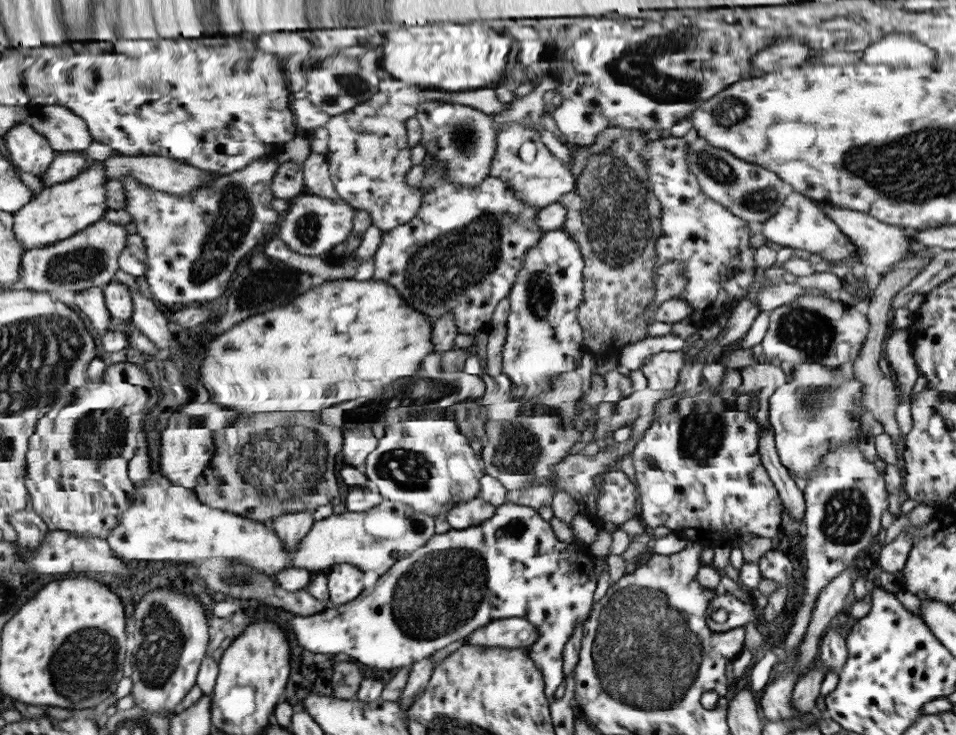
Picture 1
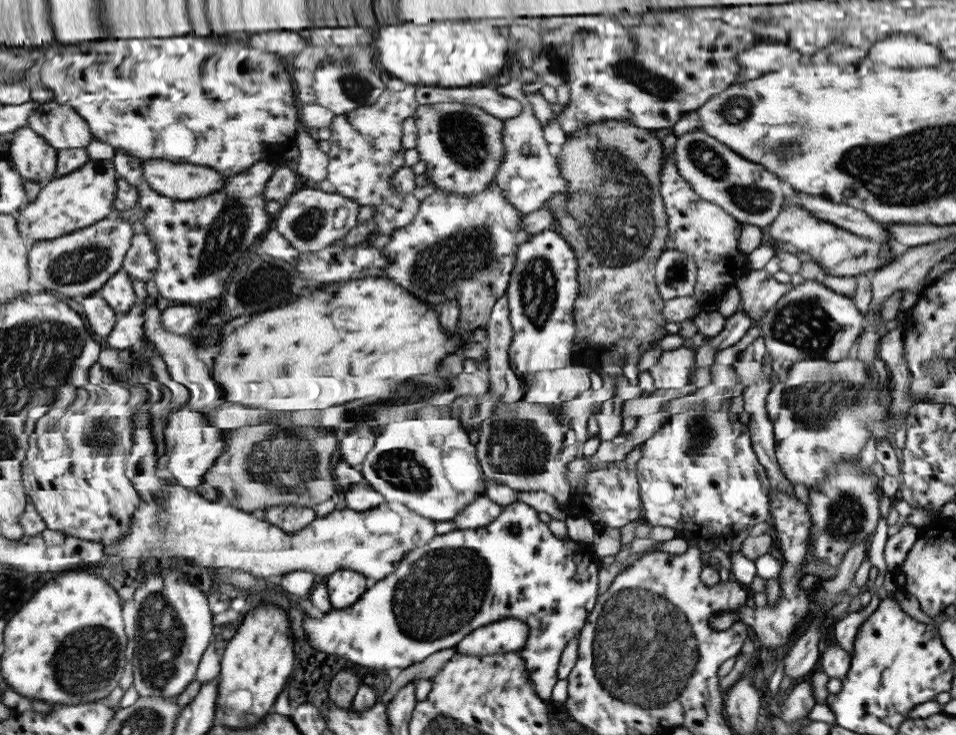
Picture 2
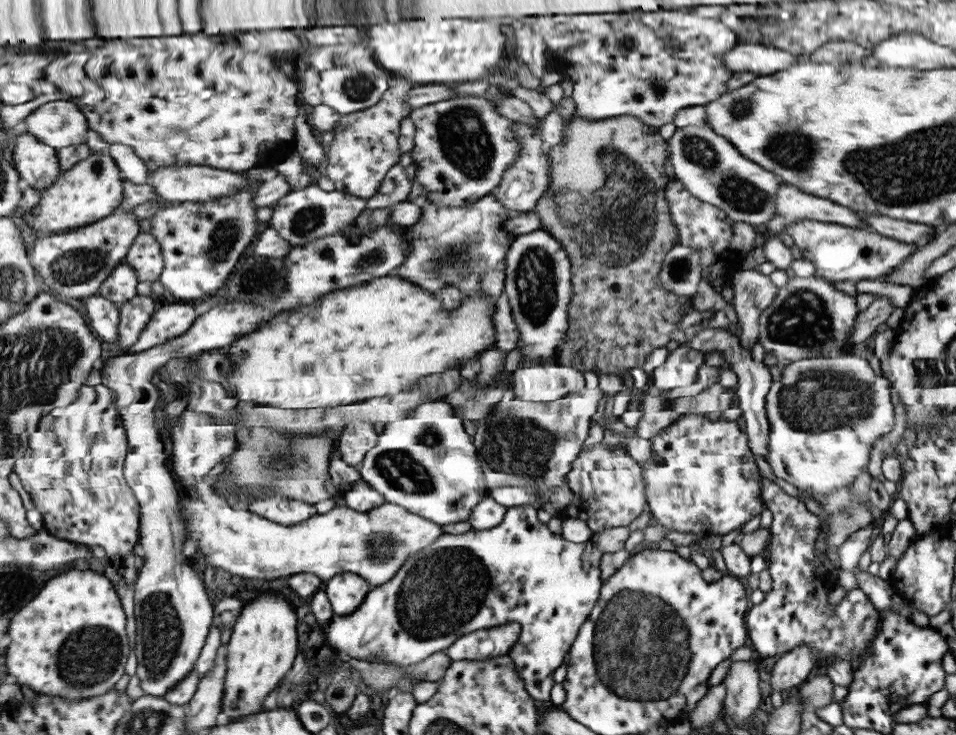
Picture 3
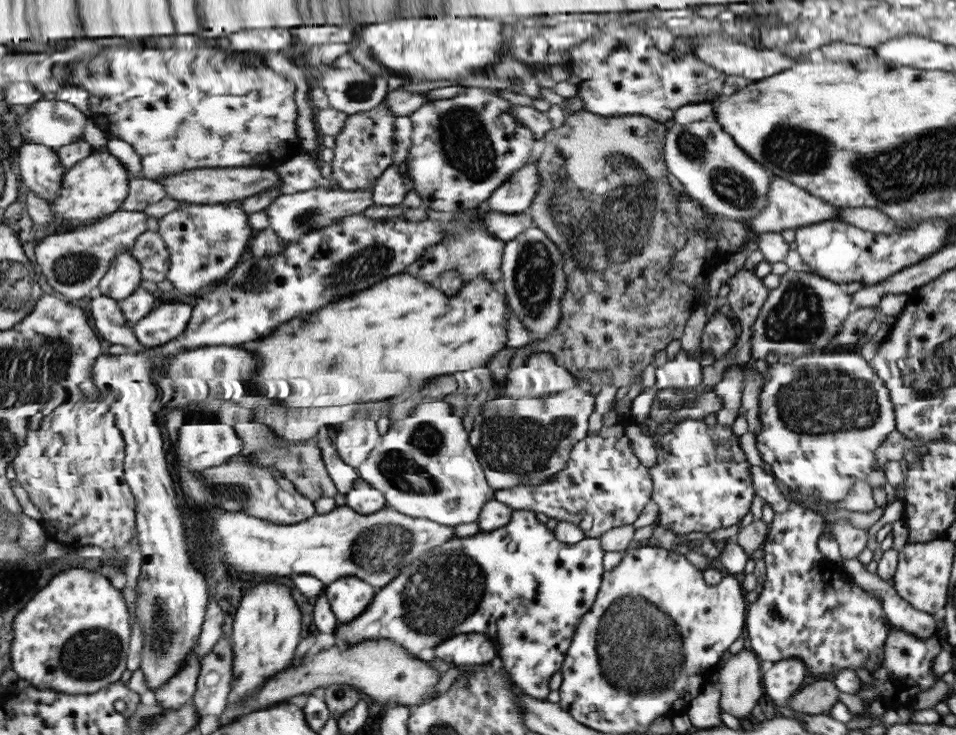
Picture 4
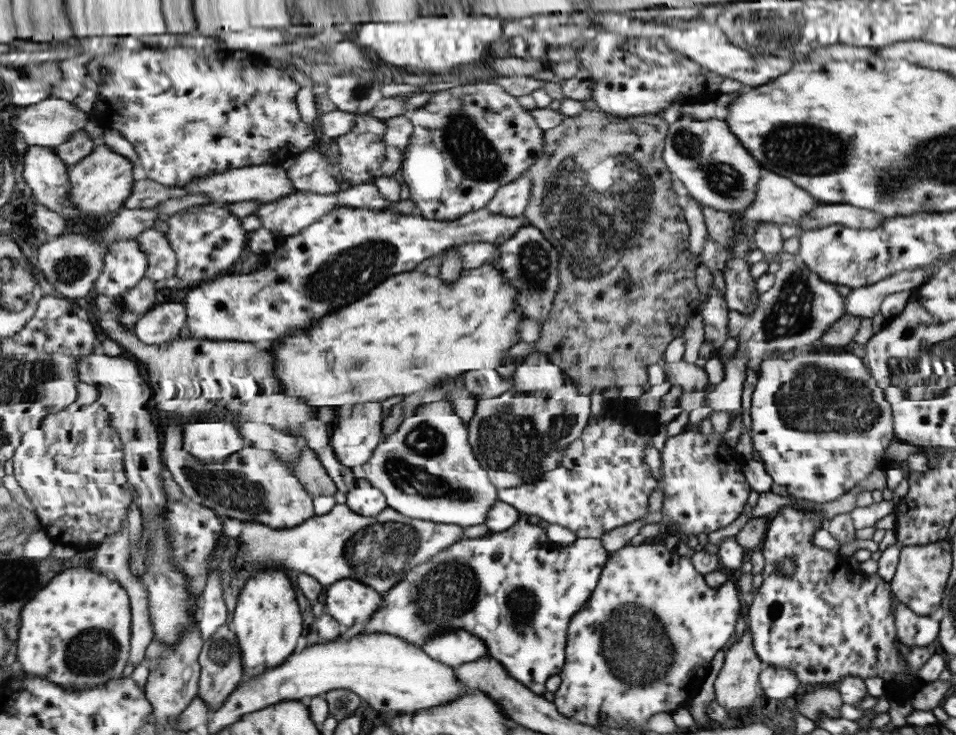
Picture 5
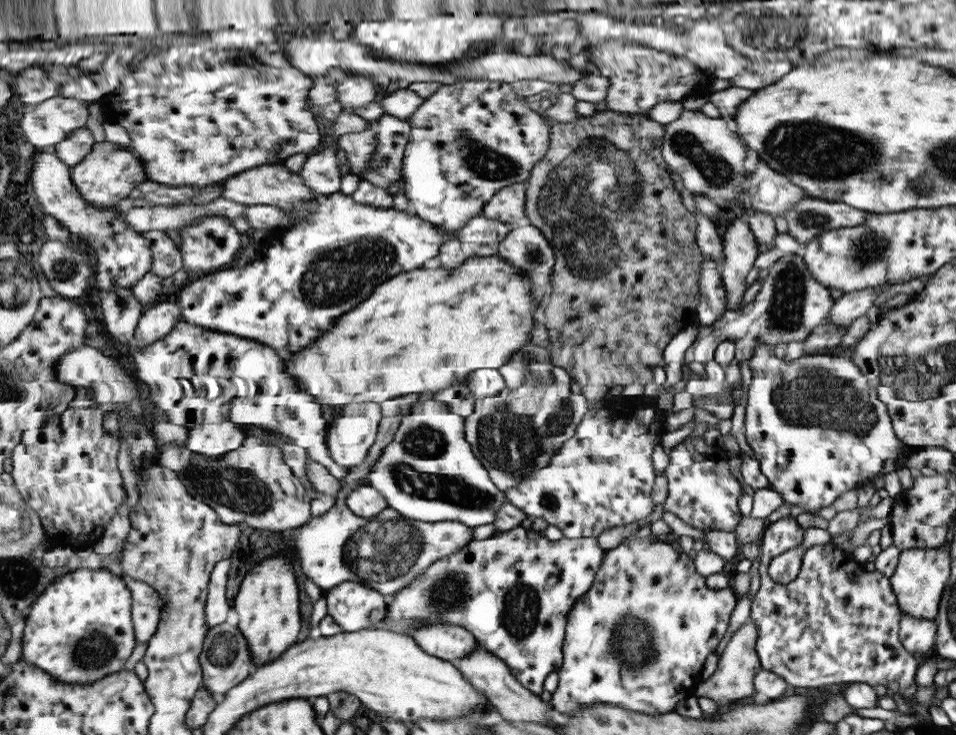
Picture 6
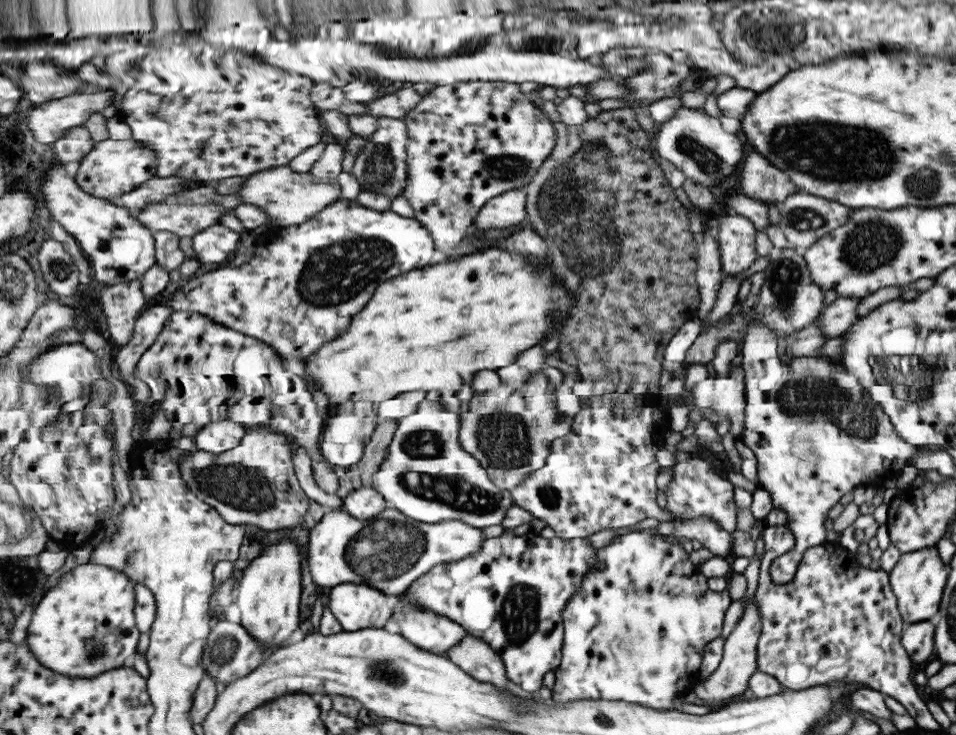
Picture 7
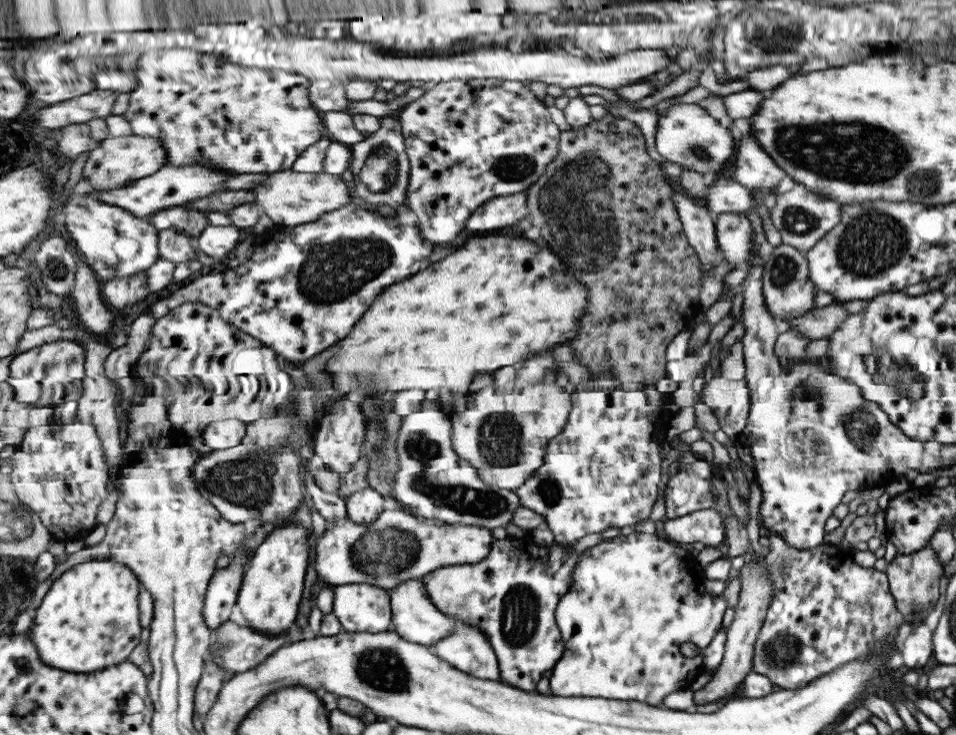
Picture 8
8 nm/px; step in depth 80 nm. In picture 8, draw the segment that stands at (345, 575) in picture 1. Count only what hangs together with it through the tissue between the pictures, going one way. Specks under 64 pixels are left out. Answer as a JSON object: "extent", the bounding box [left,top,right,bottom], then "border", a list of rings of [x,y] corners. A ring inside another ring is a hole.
{"extent":[332,583,391,632],"border":[[[365,583],[335,585],[332,613],[345,632],[383,632],[391,628],[390,598],[382,588]]]}

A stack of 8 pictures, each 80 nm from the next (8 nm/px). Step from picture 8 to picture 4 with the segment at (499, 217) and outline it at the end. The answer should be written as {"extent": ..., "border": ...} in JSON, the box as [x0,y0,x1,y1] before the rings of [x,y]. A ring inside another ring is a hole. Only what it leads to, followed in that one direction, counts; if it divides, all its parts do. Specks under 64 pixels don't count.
{"extent":[484,159,539,214],"border":[[[536,159],[530,160],[518,168],[501,186],[498,186],[486,200],[484,207],[489,211],[517,214],[527,212],[536,190],[539,177],[536,171]]]}

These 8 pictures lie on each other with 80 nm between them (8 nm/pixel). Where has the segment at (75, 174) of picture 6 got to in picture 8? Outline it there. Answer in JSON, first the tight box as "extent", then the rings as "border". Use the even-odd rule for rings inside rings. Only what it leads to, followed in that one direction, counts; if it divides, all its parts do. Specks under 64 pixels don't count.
{"extent":[83,136,168,192],"border":[[[126,136],[113,137],[102,140],[89,153],[83,167],[83,175],[90,183],[93,192],[108,191],[121,188],[141,178],[153,176],[164,166],[168,165],[168,152],[159,137]]]}

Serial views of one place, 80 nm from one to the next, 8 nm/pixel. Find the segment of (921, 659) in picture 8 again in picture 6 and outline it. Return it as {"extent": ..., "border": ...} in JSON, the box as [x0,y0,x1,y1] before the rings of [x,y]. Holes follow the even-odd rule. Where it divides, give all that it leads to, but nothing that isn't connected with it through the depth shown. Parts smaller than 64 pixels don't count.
{"extent":[898,617,936,654],"border":[[[902,617],[898,637],[903,648],[913,654],[930,652],[934,646],[936,624],[932,620]]]}

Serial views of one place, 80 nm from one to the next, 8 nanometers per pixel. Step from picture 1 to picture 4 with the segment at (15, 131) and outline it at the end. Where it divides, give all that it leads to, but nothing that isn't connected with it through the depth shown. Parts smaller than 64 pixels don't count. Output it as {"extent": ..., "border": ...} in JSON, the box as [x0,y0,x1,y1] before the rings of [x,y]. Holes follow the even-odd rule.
{"extent":[19,141,67,202],"border":[[[23,141],[19,151],[20,176],[28,189],[48,202],[62,189],[67,171],[58,151],[43,144]]]}

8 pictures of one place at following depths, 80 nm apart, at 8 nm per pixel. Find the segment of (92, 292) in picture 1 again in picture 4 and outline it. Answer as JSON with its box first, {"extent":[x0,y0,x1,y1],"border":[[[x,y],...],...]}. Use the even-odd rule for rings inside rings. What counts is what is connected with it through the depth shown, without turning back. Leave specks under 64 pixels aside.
{"extent":[90,293,151,353],"border":[[[96,293],[92,296],[90,312],[95,321],[95,328],[99,330],[99,334],[104,340],[110,342],[110,344],[121,344],[127,348],[129,353],[147,352],[151,348],[145,346],[139,342],[135,329],[128,325],[128,320],[125,318],[124,312],[120,308],[121,302],[109,298],[100,293]]]}

